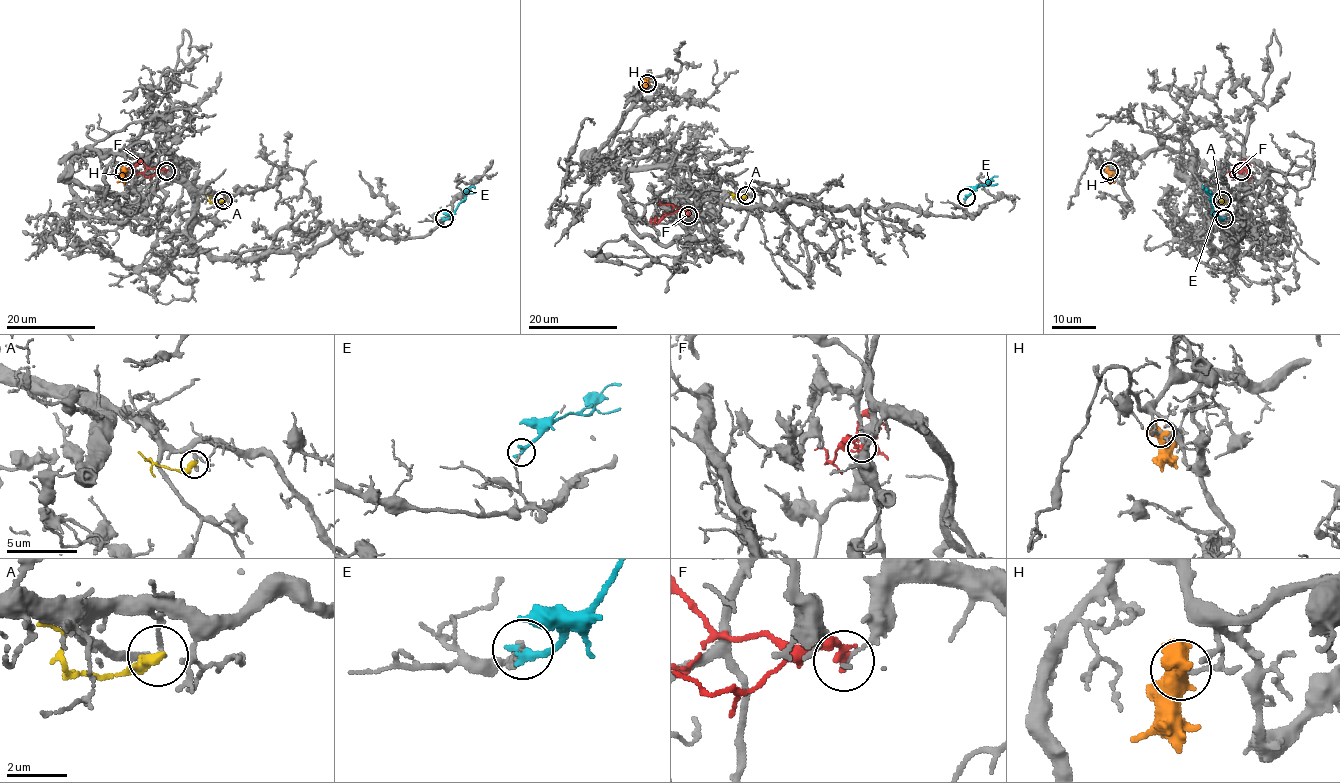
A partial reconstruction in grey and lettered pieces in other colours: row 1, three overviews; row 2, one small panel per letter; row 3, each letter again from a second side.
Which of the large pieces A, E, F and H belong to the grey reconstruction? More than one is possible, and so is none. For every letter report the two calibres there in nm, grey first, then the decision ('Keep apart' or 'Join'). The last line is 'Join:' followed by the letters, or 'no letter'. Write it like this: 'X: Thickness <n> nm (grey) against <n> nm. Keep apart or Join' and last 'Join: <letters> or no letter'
A: Thickness 100 nm (grey) against 400 nm. Keep apart
E: Thickness 100 nm (grey) against 300 nm. Keep apart
F: Thickness 130 nm (grey) against 240 nm. Keep apart
H: Thickness 110 nm (grey) against 850 nm. Keep apart
Join: no letter

